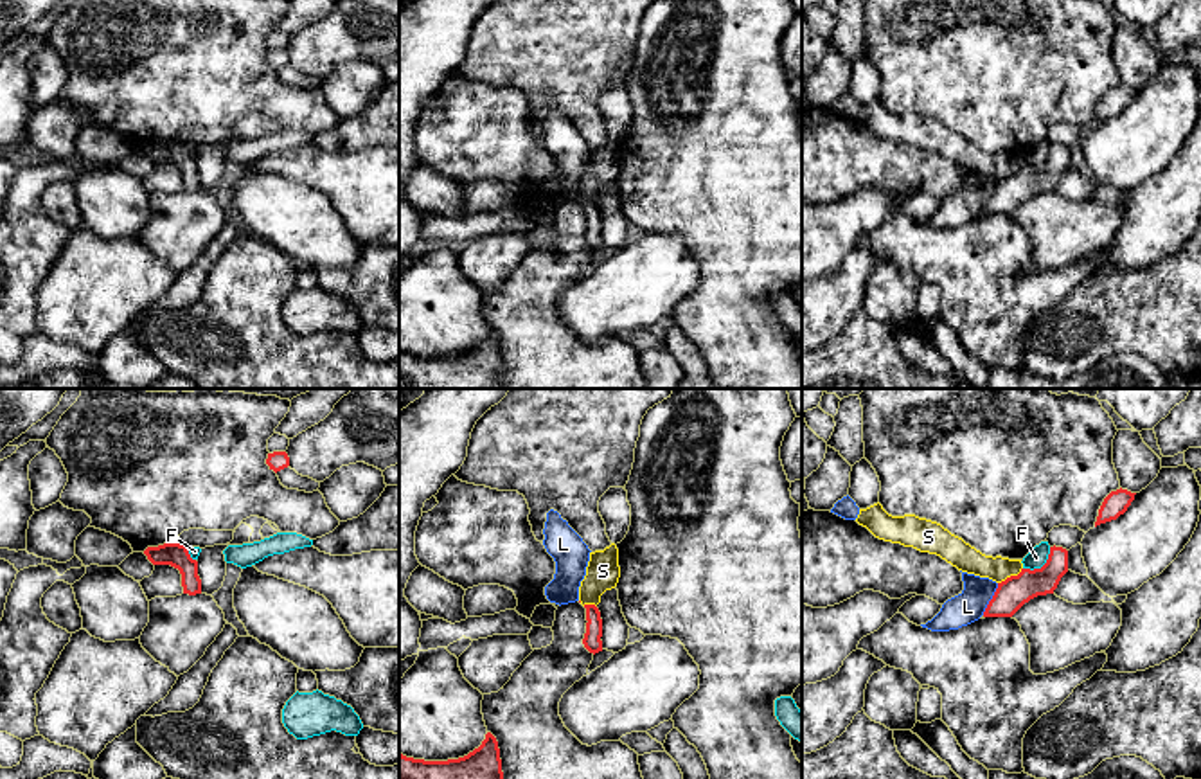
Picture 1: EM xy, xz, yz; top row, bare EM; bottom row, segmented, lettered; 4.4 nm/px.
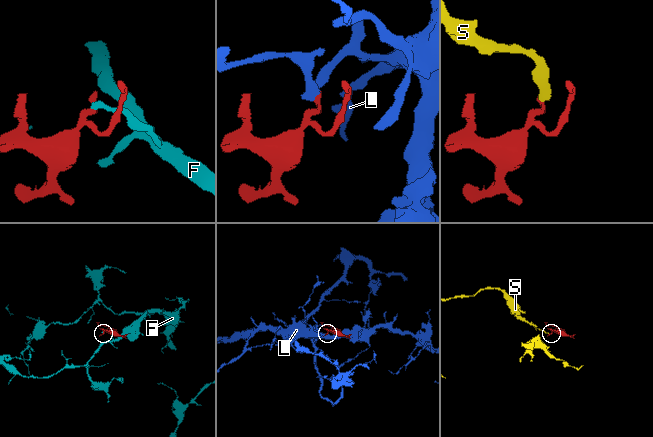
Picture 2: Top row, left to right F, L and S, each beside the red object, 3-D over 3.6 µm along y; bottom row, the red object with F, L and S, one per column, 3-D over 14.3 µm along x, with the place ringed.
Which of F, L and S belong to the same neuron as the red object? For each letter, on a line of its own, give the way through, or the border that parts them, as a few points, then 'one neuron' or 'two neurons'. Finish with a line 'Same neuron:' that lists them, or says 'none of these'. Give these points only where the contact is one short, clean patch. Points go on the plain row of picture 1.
F: along yz (1050, 144), (1049, 155), (1040, 164), (1023, 166) | two neurons
L: along yz (998, 180), (982, 211) | two neurons
S: along yz (1022, 164), (1016, 171), (998, 180) | two neurons
Same neuron: none of these

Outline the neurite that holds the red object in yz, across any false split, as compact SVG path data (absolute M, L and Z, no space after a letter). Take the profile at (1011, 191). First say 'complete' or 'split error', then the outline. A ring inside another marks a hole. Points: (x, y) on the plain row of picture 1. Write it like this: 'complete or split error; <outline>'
complete; M1055 142L1050 144L1048 157L1041 166L1021 166L1018 173L998 180L983 214L1012 214L1030 196L1054 191L1066 169L1068 148Z

